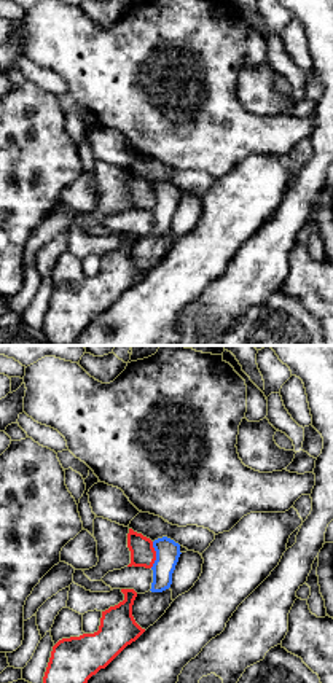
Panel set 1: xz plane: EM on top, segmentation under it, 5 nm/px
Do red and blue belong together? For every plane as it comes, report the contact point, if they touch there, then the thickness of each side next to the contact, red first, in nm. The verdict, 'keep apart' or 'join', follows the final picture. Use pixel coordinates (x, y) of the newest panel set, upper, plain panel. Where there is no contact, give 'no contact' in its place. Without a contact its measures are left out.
(155, 198) | 130/120 nm

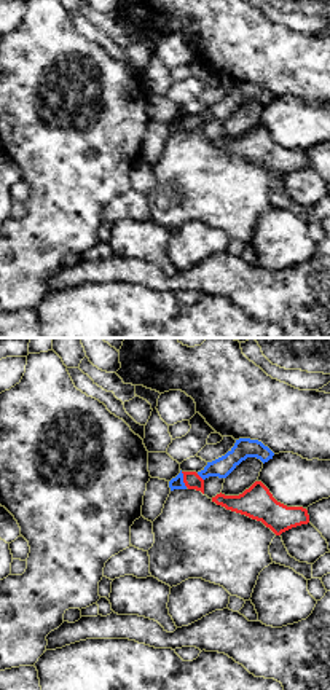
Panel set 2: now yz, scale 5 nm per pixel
(184, 123) | 90/60 nm

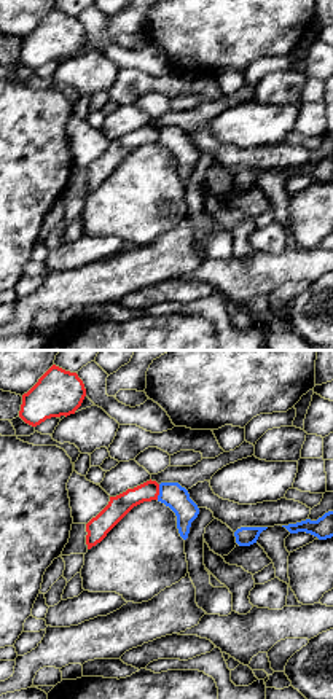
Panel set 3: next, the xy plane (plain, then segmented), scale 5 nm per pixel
(158, 136) | 110/120 nm

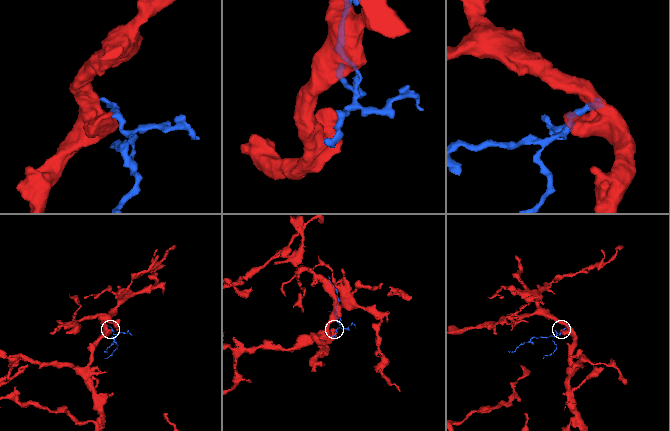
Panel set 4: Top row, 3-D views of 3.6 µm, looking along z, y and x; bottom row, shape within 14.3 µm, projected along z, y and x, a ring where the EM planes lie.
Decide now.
keep apart

